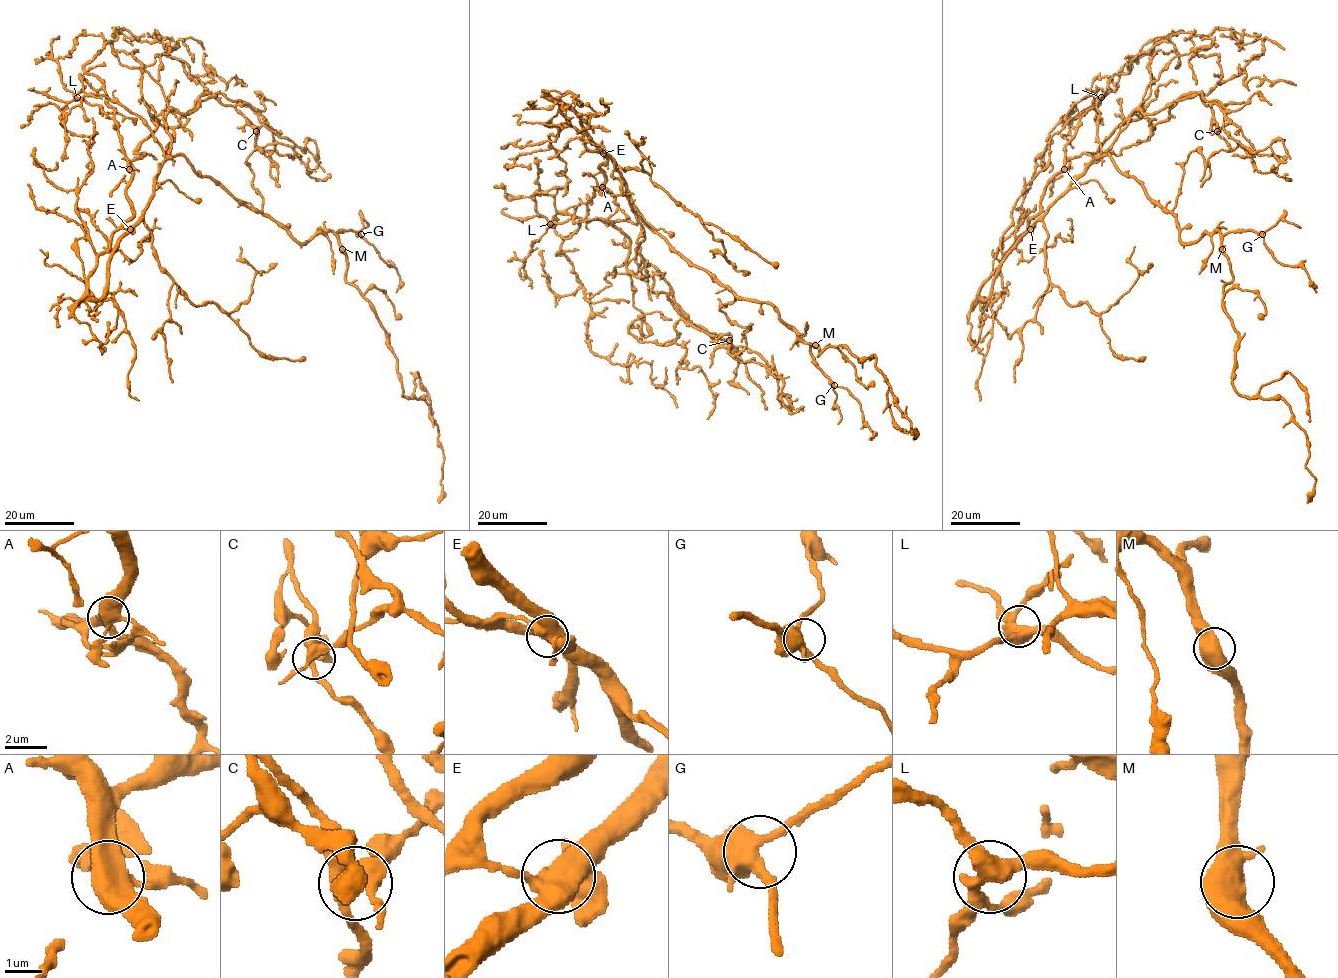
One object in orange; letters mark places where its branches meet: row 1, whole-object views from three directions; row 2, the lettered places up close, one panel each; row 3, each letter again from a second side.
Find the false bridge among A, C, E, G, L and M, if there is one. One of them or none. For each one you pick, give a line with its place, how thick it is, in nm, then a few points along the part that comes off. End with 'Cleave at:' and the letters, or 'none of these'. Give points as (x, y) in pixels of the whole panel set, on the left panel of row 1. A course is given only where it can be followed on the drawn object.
E: Place: (130, 229). Thickness 550 nm. Course of the part to remove: (130, 229), (134, 151), (202, 94), (257, 149), (330, 173)
Cleave at: E

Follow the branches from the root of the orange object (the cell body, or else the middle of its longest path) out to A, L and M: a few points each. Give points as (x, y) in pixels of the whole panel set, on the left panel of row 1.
A: (206, 177), (182, 155), (170, 155), (148, 206), (126, 229), (122, 225), (133, 216), (126, 193), (129, 169)
L: (206, 177), (182, 155), (163, 161), (151, 129), (102, 95), (85, 95), (63, 120), (62, 109), (77, 97)
M: (206, 177), (212, 177), (250, 208), (274, 219), (298, 242), (307, 242), (319, 233), (331, 231), (342, 249)

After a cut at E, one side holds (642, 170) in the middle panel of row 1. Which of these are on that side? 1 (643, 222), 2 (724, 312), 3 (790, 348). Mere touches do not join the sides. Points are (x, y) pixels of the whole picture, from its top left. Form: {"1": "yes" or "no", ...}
{"1": "yes", "2": "yes", "3": "yes"}

